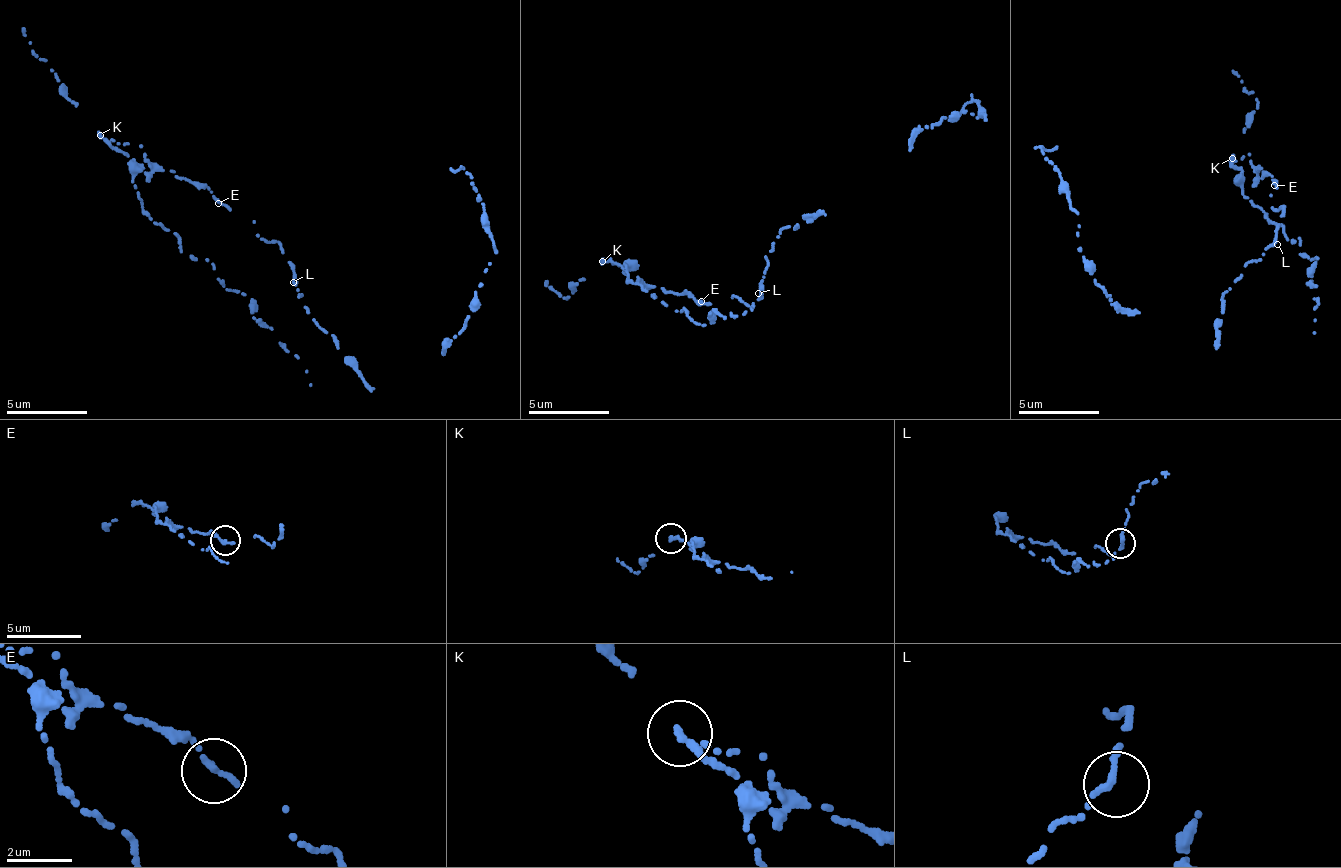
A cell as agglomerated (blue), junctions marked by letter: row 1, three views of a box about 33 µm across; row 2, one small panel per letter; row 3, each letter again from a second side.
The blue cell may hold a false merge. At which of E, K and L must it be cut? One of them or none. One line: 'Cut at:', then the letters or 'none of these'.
Cut at: K

